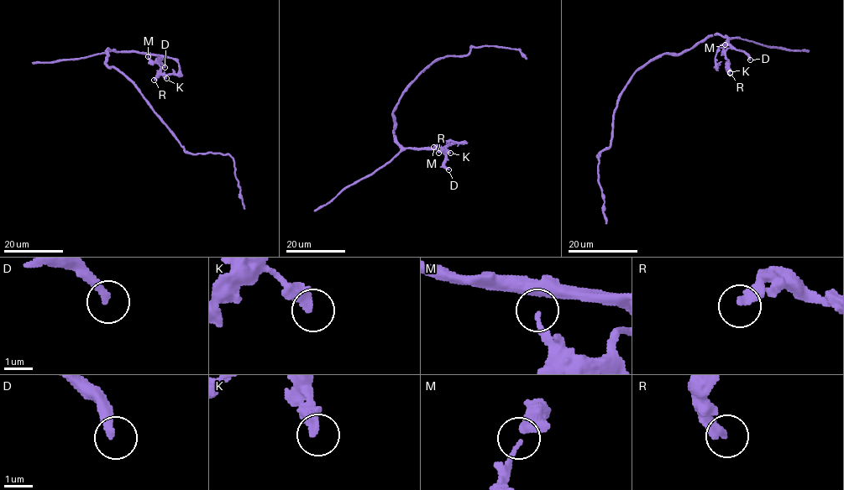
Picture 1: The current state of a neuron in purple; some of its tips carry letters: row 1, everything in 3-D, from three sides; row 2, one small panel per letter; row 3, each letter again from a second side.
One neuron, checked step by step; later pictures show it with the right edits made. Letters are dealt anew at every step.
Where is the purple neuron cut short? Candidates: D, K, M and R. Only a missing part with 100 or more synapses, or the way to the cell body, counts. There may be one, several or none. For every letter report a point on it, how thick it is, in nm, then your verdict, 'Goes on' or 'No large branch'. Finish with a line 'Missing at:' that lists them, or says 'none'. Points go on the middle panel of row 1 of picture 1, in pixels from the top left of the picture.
D: Place: (448, 169). Thickness 300 nm. Goes on
K: Place: (450, 153). Thickness 360 nm. No large branch
M: Place: (433, 147). Thickness 180 nm. No large branch
R: Place: (438, 153). Thickness 280 nm. No large branch
Missing at: D

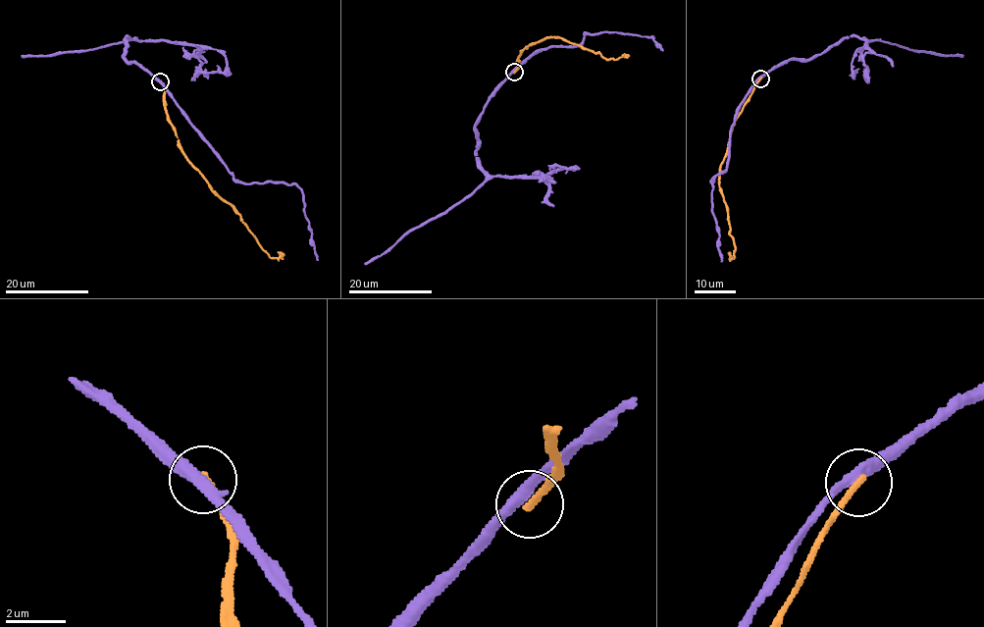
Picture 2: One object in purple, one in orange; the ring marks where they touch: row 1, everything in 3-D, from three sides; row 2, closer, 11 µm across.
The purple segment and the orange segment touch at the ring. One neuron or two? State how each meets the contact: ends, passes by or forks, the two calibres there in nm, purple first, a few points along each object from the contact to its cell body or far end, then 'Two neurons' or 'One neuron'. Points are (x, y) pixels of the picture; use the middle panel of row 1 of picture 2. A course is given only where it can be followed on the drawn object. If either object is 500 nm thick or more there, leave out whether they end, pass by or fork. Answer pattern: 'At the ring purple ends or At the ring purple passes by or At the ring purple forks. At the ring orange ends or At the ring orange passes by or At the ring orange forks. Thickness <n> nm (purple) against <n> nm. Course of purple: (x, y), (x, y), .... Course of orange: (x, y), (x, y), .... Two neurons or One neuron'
At the ring purple passes by. At the ring orange ends. Thickness 360 nm (purple) against 260 nm. Course of purple: (514, 72), (490, 98), (475, 127), (477, 165), (486, 180), (469, 195), (409, 230), (385, 251), (364, 264). Course of orange: (514, 72), (520, 53), (527, 46), (547, 37), (561, 37), (599, 53), (604, 59), (626, 55). Two neurons

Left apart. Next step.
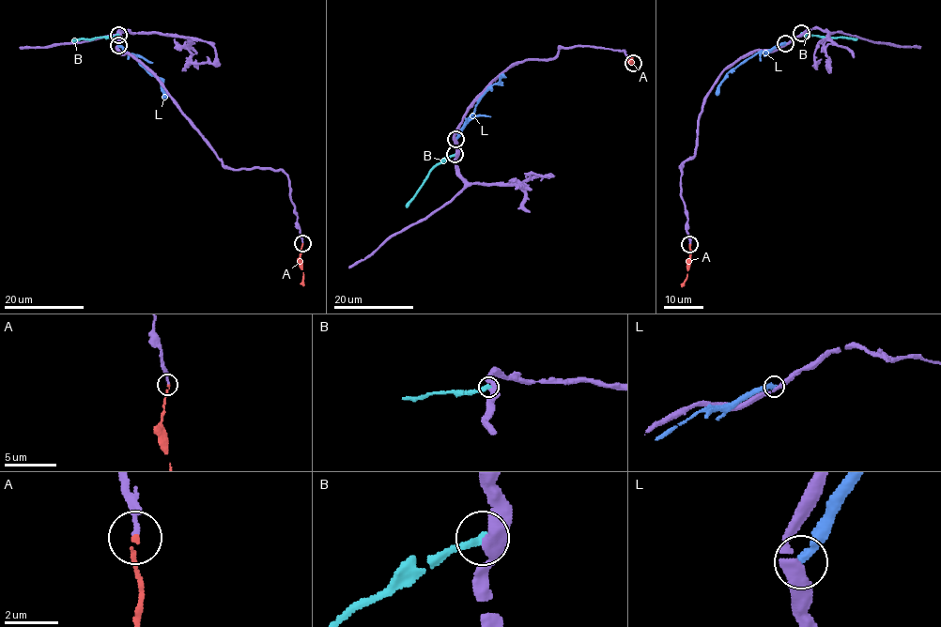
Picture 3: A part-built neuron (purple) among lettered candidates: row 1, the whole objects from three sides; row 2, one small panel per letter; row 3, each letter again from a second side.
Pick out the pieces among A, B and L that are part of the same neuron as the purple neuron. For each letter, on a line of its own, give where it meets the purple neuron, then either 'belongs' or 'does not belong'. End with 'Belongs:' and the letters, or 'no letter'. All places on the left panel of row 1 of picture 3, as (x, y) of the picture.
A: meets purple at (302, 243); belongs
B: meets purple at (118, 35); does not belong
L: meets purple at (118, 45); does not belong
Belongs: A

